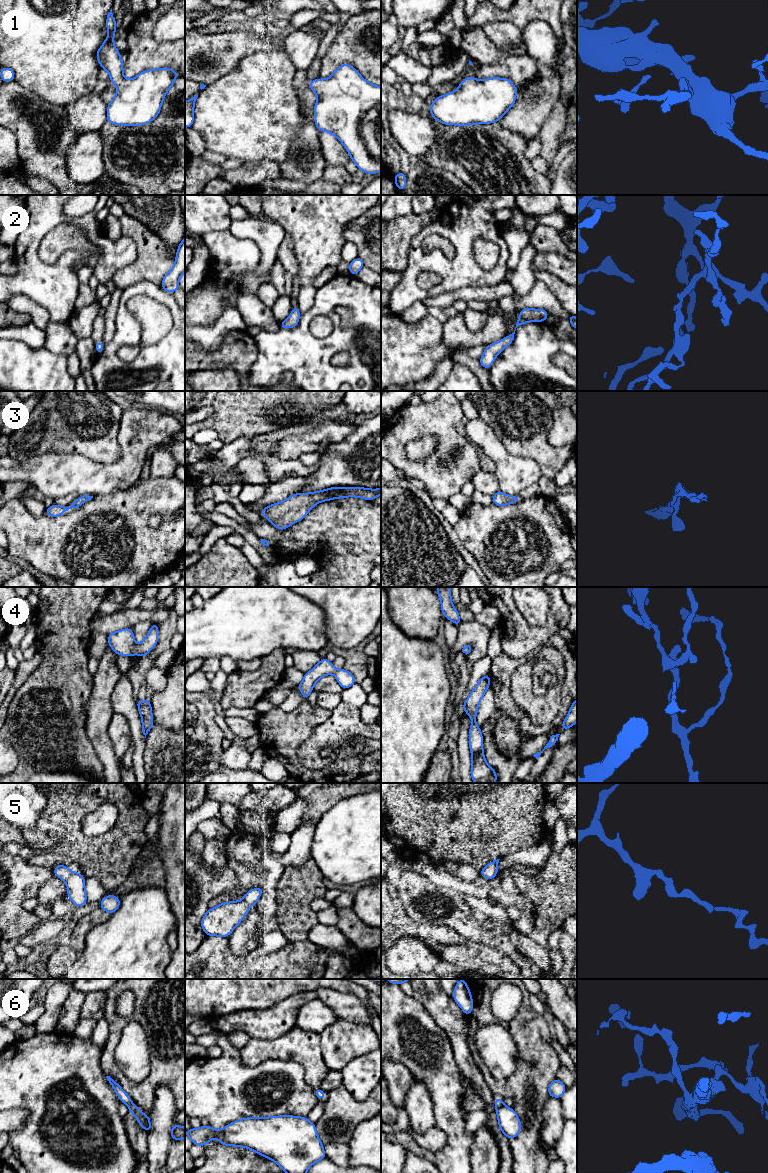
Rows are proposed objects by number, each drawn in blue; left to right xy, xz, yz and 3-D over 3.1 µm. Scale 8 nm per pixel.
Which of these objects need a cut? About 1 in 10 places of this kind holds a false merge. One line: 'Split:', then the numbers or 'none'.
Split: none

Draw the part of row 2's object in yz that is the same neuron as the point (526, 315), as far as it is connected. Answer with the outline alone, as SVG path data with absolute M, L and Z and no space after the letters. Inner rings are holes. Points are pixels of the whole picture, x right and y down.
M525 308L520 311L516 328L519 325L525 324L527 322L542 322L546 321L549 317L549 314L544 309L530 309ZM515 328L515 330L516 330ZM515 330L512 334L509 336L504 337L502 340L496 343L492 343L490 345L487 345L482 357L479 359L480 365L484 369L489 369L495 358L498 356L498 354L507 346L511 345L514 340L514 334Z

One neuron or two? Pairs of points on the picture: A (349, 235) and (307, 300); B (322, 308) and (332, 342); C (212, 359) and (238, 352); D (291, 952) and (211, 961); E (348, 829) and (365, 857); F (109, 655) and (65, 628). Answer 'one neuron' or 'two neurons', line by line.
A: two neurons
B: one neuron
C: one neuron
D: one neuron
E: one neuron
F: two neurons

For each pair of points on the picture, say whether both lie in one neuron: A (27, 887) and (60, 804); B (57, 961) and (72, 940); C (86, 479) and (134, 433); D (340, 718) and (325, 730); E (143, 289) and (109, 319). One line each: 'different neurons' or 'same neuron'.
A: different neurons
B: different neurons
C: same neuron
D: same neuron
E: different neurons

